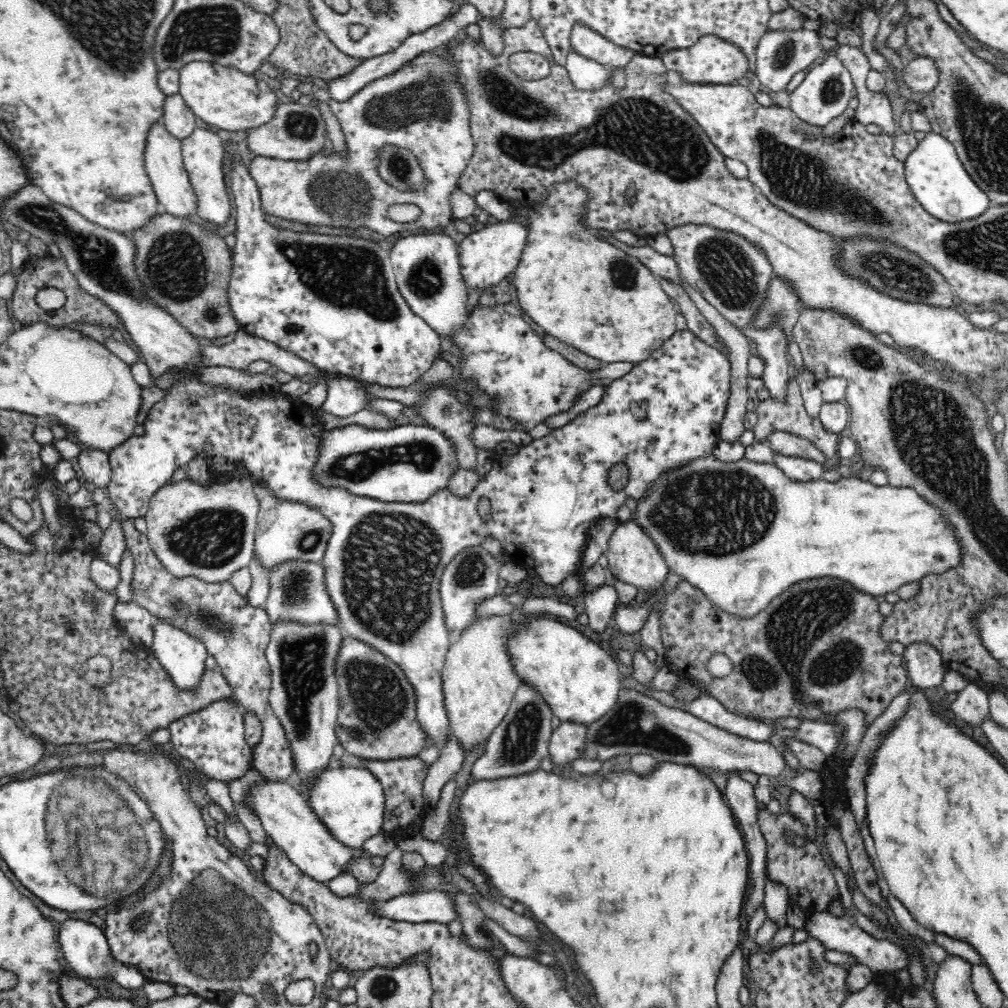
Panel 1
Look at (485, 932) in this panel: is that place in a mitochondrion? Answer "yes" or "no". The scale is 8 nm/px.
no

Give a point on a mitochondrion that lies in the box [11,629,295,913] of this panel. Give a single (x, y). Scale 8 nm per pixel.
(117, 836)

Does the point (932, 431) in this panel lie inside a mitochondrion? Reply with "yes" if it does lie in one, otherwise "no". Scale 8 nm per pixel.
yes

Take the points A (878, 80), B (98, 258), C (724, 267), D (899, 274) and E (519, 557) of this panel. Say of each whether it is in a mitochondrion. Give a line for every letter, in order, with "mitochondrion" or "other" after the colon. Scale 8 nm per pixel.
A: other
B: mitochondrion
C: mitochondrion
D: mitochondrion
E: other

